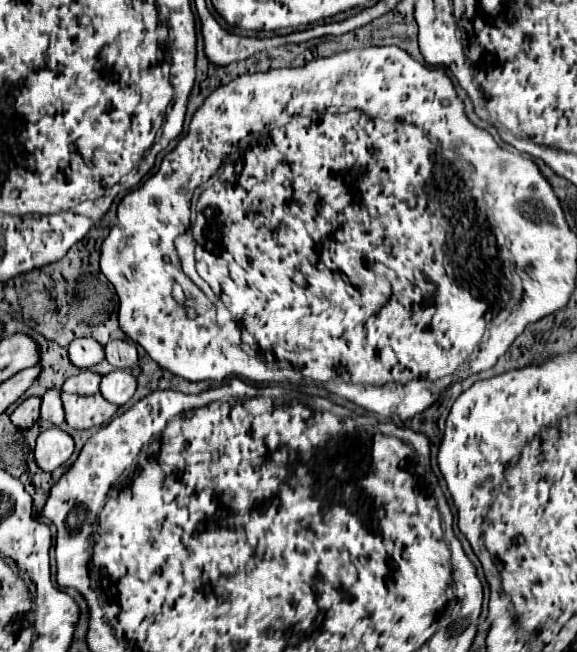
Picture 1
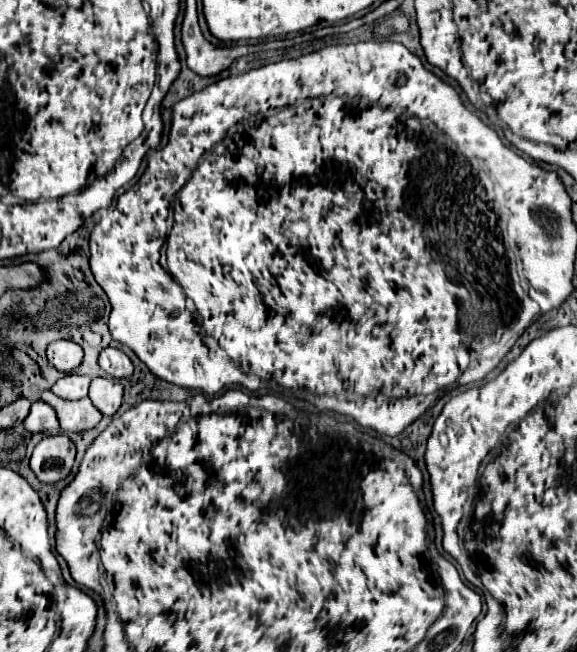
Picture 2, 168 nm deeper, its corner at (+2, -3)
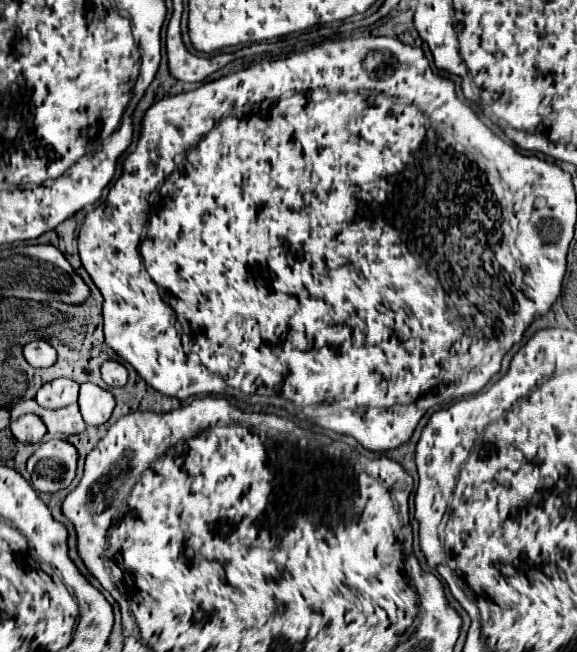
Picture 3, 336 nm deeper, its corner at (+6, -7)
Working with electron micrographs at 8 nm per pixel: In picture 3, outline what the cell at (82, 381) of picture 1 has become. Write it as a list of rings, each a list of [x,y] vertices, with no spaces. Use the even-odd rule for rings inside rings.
[[[56,378],[38,390],[36,400],[44,408],[62,408],[78,402],[78,388],[80,384],[70,378]]]

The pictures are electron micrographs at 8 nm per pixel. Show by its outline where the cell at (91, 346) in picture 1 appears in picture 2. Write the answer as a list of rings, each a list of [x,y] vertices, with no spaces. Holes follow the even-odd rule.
[[[58,340],[58,342],[48,344],[46,358],[56,370],[70,372],[82,362],[84,354],[82,354],[82,348],[78,344],[70,342],[70,340]]]

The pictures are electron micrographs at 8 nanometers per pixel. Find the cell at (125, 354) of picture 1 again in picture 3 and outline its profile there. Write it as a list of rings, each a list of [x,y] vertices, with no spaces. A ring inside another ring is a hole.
[[[106,360],[102,364],[102,380],[114,388],[114,386],[126,386],[128,382],[128,372],[118,360]]]

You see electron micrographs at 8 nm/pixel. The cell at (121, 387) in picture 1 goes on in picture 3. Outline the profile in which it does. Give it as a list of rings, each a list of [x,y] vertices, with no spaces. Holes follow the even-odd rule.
[[[86,382],[80,386],[80,412],[84,416],[84,422],[88,426],[100,426],[106,424],[112,410],[114,410],[114,396],[110,390],[100,388],[92,382]]]

